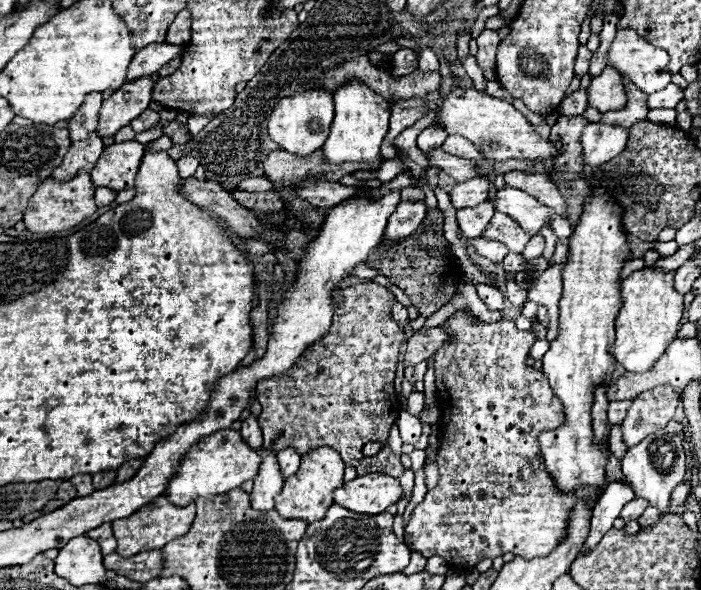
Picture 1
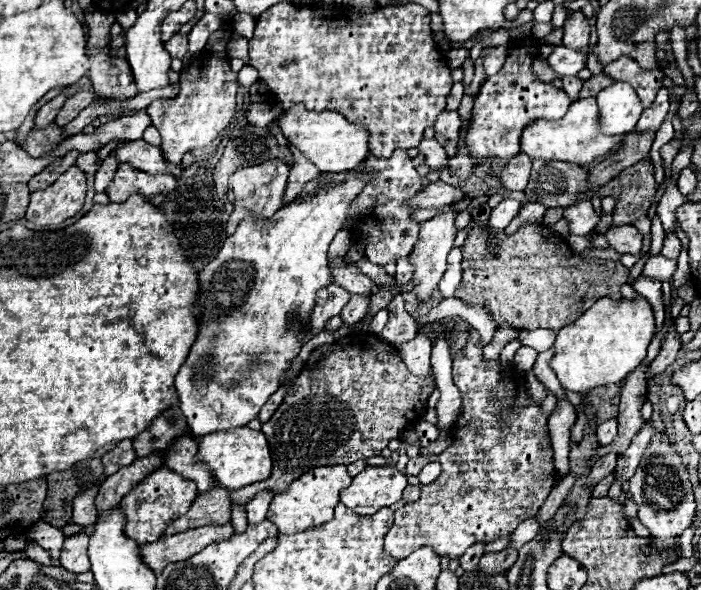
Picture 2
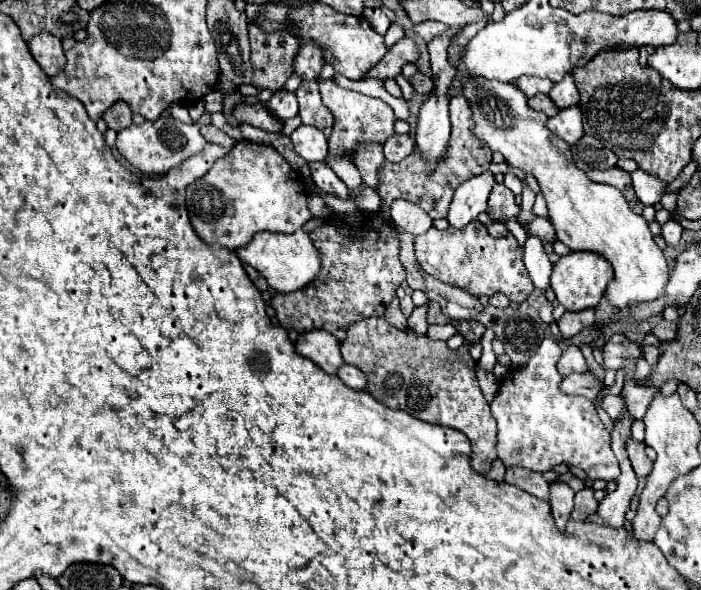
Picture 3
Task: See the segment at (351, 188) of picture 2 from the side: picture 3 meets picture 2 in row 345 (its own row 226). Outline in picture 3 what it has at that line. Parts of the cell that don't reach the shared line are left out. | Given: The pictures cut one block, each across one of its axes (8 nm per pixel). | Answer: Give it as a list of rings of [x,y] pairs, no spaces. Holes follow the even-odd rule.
[[[248,140],[238,142],[228,156],[216,160],[214,166],[202,178],[198,178],[186,188],[186,208],[196,234],[208,244],[216,242],[230,250],[238,250],[246,246],[252,240],[252,236],[262,230],[294,232],[302,228],[312,218],[306,200],[308,200],[308,192],[304,188],[304,182],[290,168],[290,164],[272,146],[262,146]]]

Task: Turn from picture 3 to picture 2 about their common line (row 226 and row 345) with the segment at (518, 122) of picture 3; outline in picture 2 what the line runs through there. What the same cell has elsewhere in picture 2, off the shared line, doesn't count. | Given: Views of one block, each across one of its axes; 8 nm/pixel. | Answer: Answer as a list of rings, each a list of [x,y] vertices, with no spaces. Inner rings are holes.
[[[602,298],[598,300],[592,308],[588,308],[576,322],[564,326],[558,332],[556,344],[554,344],[554,358],[550,360],[550,366],[554,368],[560,384],[566,390],[572,392],[588,392],[592,388],[598,386],[606,386],[606,384],[618,384],[622,382],[636,366],[640,366],[640,362],[646,358],[646,350],[650,340],[654,338],[656,332],[656,320],[654,320],[654,312],[652,306],[646,298],[636,298],[636,300],[612,300],[612,298]]]

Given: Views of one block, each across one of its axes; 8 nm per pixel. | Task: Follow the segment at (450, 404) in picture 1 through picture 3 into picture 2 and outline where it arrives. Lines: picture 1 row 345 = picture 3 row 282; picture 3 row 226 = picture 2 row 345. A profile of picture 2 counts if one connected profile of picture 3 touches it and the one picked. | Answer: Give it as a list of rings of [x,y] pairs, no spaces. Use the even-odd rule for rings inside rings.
[[[440,320],[420,326],[418,334],[426,334],[432,346],[438,334],[448,340],[450,356],[454,364],[452,376],[454,376],[454,384],[460,388],[462,394],[462,408],[456,424],[450,430],[452,444],[438,458],[442,466],[440,476],[432,484],[422,486],[420,500],[410,502],[394,512],[394,524],[384,538],[384,548],[396,560],[402,560],[422,546],[432,546],[432,550],[438,552],[440,556],[448,556],[450,560],[454,560],[460,558],[470,546],[478,542],[490,544],[502,536],[510,536],[520,522],[532,518],[538,512],[538,508],[544,504],[552,486],[556,484],[558,474],[554,468],[554,452],[548,432],[548,414],[544,414],[540,408],[542,400],[540,402],[530,400],[524,372],[518,372],[514,368],[504,370],[498,360],[486,362],[482,358],[484,342],[480,340],[480,334],[472,328],[468,330],[468,342],[462,354],[458,354],[452,348],[450,334]]]

